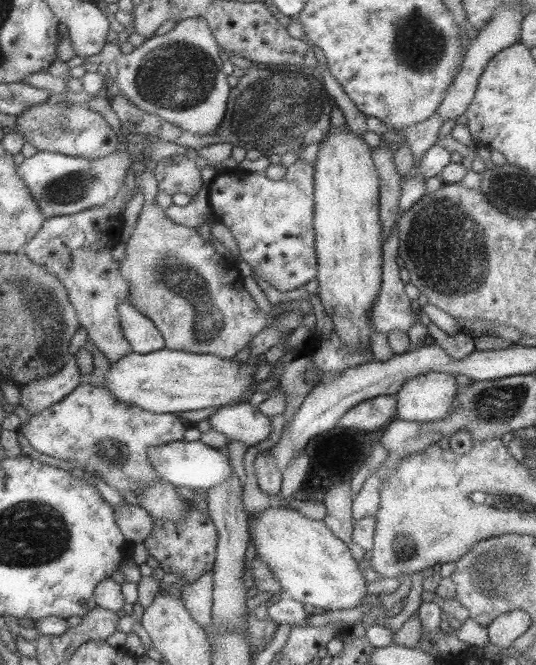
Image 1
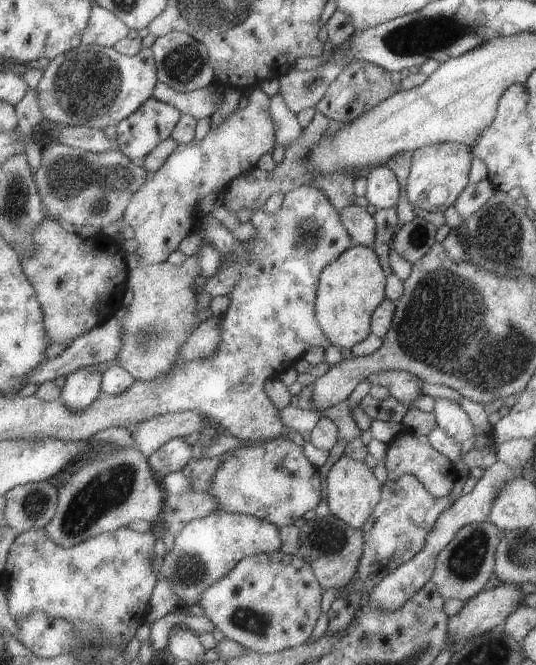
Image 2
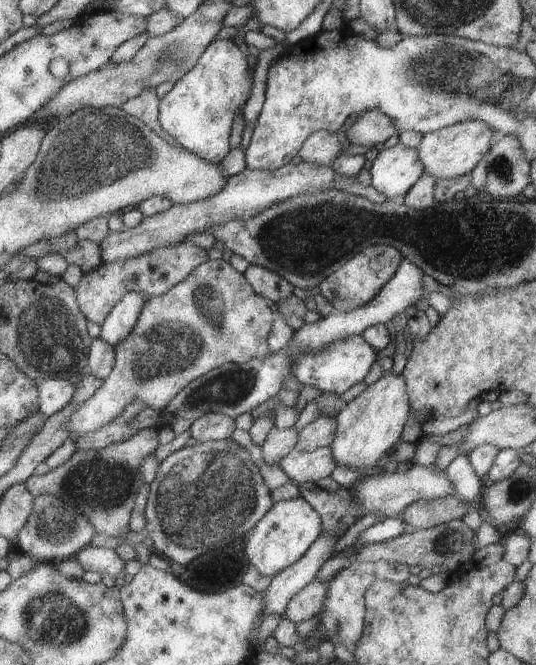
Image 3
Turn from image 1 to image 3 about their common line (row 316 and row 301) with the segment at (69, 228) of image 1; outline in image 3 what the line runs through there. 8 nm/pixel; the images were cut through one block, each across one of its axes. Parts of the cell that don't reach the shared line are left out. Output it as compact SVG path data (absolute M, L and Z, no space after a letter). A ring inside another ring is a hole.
M192 243L170 244L165 248L156 248L152 252L116 260L108 264L100 264L98 268L83 274L78 286L74 289L79 308L87 321L104 324L106 316L128 292L142 292L146 298L166 294L176 284L185 280L194 268L201 266L209 260L208 251L199 248Z

